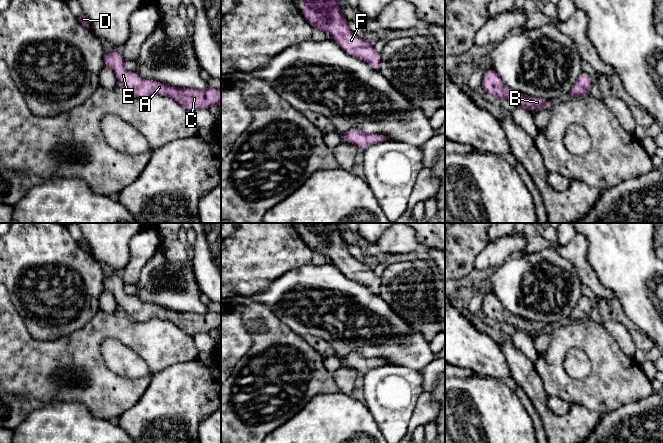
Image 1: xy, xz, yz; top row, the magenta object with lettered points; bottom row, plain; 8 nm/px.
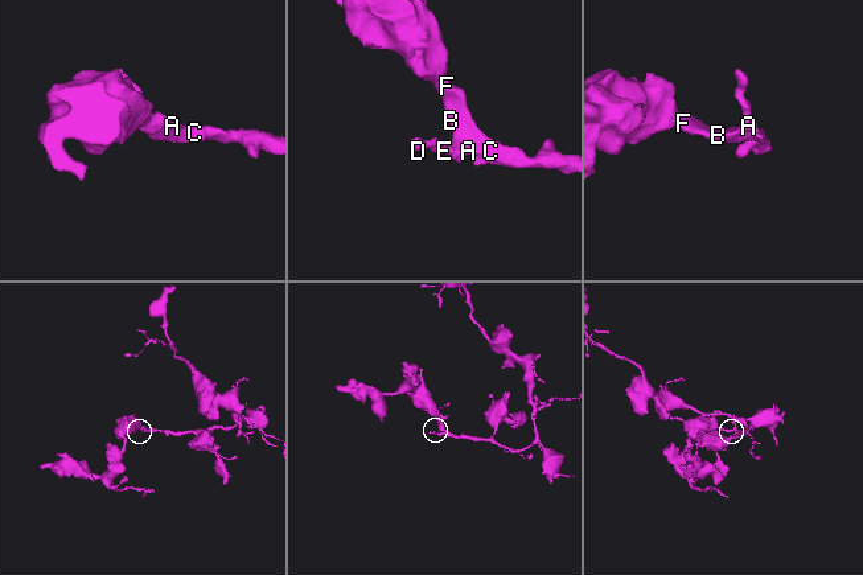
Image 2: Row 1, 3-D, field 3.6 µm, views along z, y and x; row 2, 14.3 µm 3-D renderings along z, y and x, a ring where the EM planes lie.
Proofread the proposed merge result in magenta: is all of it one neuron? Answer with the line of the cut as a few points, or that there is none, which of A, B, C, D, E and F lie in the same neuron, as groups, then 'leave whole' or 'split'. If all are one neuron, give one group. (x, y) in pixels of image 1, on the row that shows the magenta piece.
cut none; groups A B C D E F; leave whole

